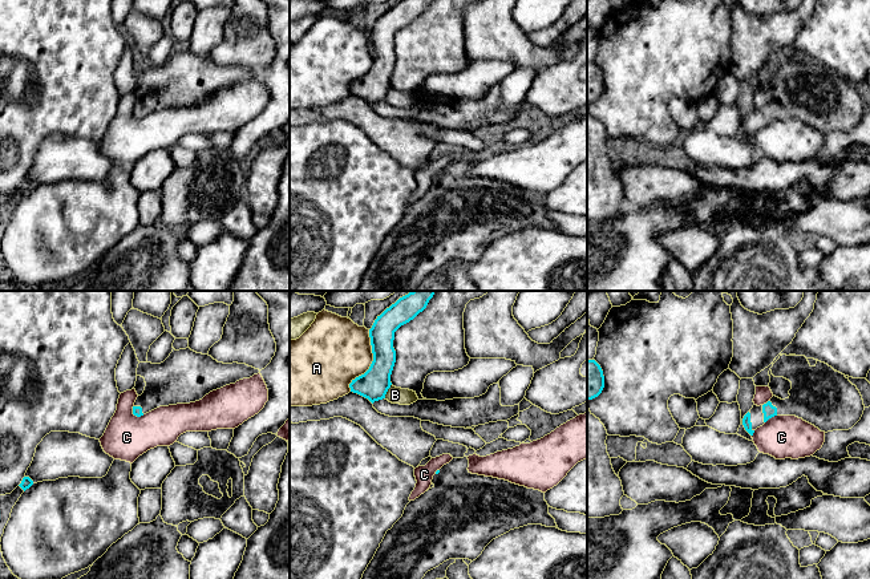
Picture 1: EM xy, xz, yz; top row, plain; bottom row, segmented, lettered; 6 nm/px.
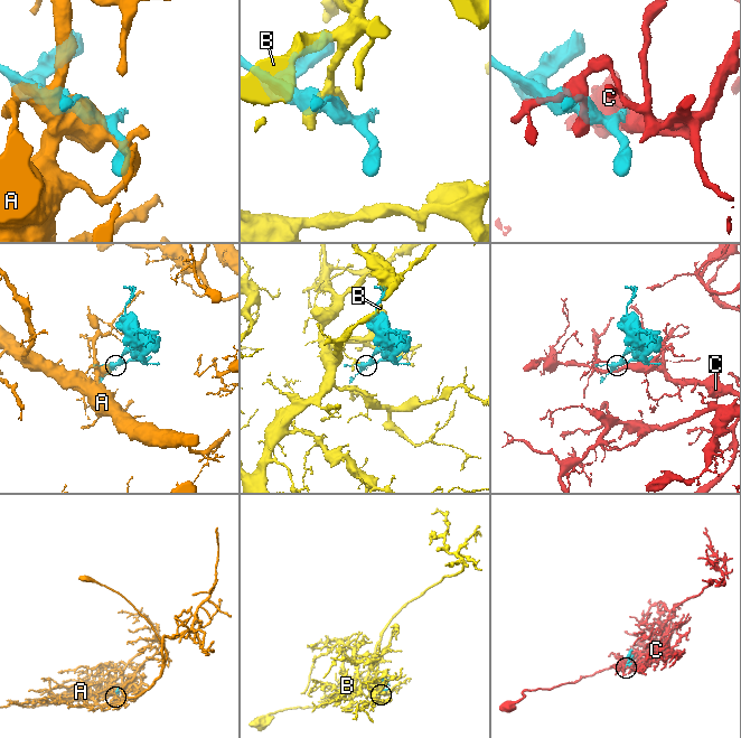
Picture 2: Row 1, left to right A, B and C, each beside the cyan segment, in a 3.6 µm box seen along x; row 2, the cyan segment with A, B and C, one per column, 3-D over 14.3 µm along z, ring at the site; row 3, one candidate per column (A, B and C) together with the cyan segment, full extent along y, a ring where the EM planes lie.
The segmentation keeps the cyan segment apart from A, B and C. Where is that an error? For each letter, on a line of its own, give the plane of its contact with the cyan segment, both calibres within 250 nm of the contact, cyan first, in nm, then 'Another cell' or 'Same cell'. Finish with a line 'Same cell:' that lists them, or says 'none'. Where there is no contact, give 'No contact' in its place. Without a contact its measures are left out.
A: Touches cyan in xz. Thickness 180 nm (cyan) against 420 nm. Another cell
B: Touches cyan in xz. Thickness 180 nm (cyan) against 100 nm. Another cell
C: Touches cyan in yz. Thickness 80 nm (cyan) against 260 nm. Another cell
Same cell: none

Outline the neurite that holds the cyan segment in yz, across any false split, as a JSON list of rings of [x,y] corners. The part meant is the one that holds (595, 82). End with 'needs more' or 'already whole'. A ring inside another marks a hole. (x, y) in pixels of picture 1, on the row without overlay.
[[[587,62],[587,104],[598,100],[604,90],[604,78],[595,62]]]; already whole

